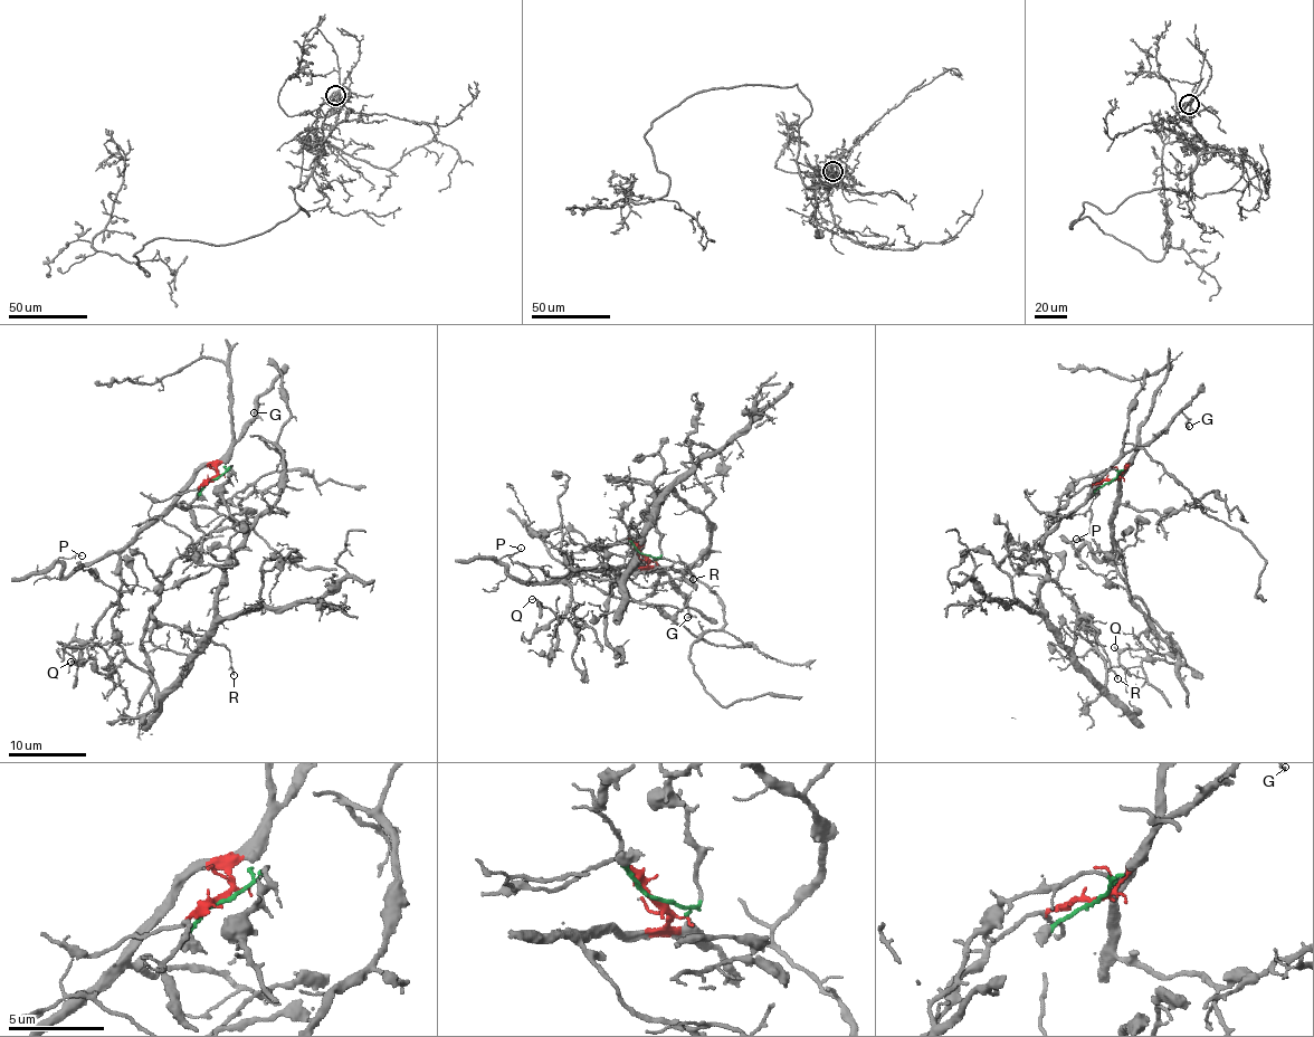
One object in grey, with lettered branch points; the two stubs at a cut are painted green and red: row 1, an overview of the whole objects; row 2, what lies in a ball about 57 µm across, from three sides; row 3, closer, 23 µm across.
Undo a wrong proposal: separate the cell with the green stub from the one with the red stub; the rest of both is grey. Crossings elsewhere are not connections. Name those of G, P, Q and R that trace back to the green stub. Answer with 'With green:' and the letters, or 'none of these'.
With green: R

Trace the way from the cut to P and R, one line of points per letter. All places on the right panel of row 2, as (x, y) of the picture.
P: (1112, 481), (1125, 468), (1116, 501), (1112, 549), (1100, 560), (1085, 541), (1076, 538)
R: (1112, 481), (1113, 468), (1079, 478), (1045, 524), (1039, 615), (1070, 649), (1076, 621), (1087, 617), (1117, 679)

